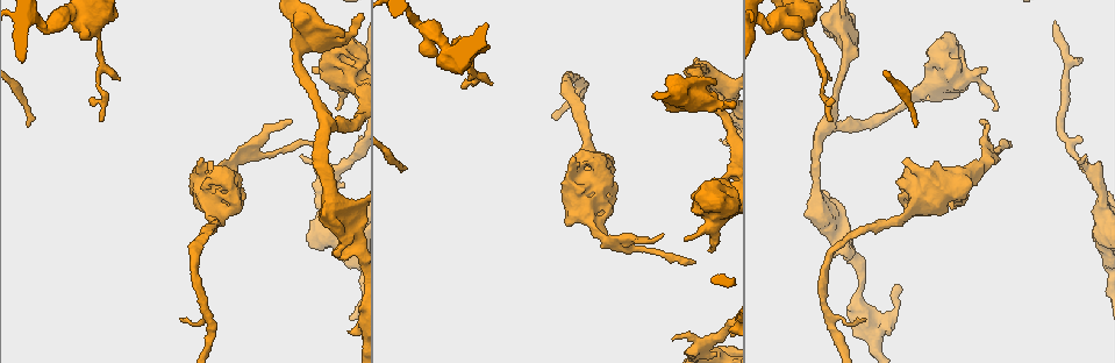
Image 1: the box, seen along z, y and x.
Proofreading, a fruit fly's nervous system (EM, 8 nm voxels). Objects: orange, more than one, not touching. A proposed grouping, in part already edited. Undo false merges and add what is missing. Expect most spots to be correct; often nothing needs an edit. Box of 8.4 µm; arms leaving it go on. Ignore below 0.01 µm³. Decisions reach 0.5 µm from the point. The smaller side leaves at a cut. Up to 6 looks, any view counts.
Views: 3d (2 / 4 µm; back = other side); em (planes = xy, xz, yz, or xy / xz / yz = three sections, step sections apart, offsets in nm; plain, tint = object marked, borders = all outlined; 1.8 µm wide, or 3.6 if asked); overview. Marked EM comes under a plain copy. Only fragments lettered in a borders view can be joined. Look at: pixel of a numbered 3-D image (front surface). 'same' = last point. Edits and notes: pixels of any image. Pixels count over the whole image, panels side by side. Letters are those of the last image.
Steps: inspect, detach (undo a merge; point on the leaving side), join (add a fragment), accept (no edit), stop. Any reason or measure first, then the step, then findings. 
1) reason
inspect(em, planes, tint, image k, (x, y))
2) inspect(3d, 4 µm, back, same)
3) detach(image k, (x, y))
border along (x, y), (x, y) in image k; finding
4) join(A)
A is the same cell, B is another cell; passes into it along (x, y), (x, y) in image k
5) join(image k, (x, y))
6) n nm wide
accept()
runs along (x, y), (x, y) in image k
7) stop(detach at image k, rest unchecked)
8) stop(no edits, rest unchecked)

calibre changes
inspect(3d, 4 µm, image 1, (946, 65))

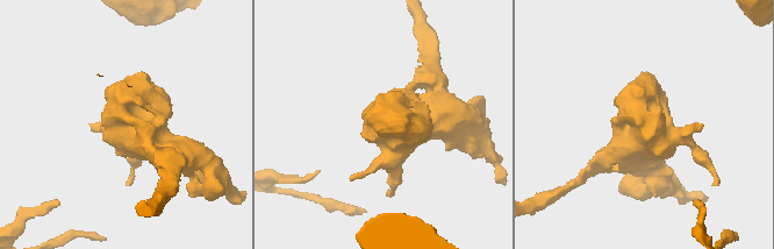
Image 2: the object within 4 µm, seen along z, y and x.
shape alone is not enough
inspect(em, 3.6 µm, planes, borders, image 2, (122, 117))

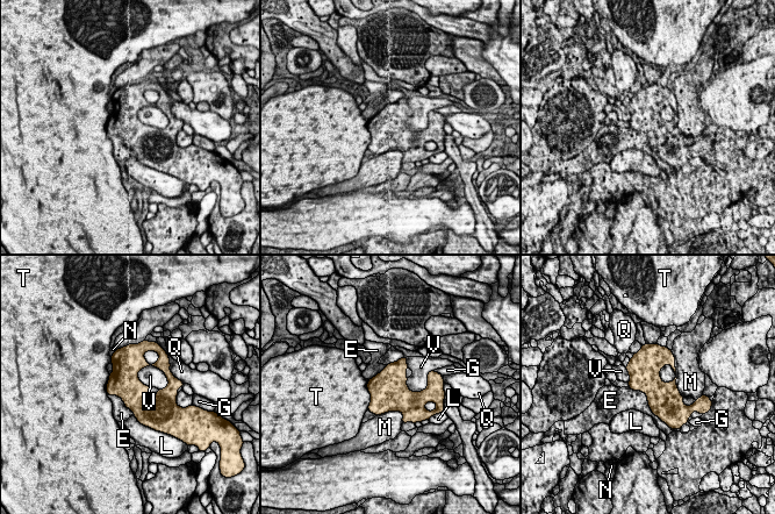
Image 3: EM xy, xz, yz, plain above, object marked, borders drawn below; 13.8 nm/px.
accept()
E, G, L, M, N, Q, T and V are other cells; border along (137, 371), (156, 366), (167, 386) in image 3; continuous, no second neuron

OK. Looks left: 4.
free end
inspect(em, planes, tint, image 1, (972, 182))

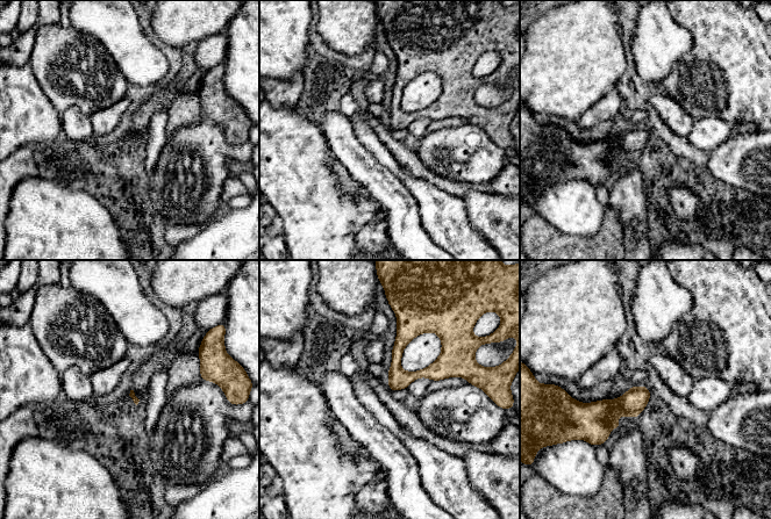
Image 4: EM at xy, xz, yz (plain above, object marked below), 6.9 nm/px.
inspect(em, planes, borders, same)

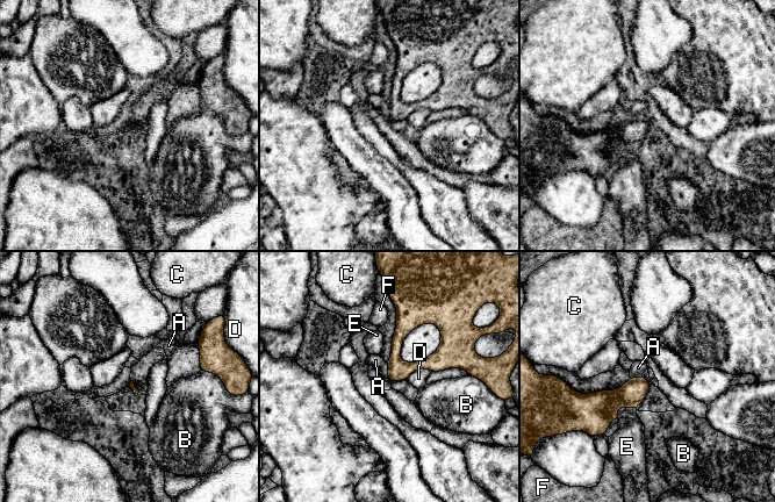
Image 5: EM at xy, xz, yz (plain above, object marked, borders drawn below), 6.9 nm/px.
accept()
A, B, C, D, E and F are other cells; runs along (400, 313), (396, 359), (403, 366), (457, 364) in image 5; no lettered fragment goes on from it

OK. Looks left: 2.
inspect(3d, 4 µm, image 1, (91, 22))

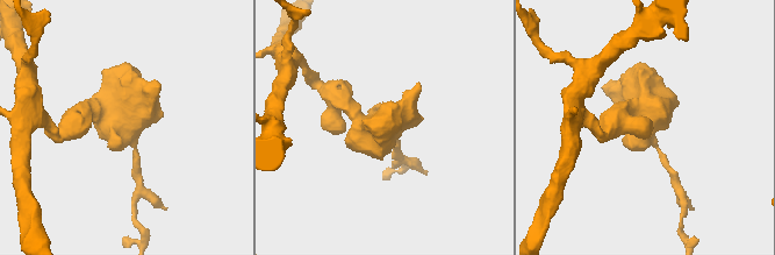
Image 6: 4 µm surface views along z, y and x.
now the EM
inspect(em, planes, borders, image 6, (126, 126))

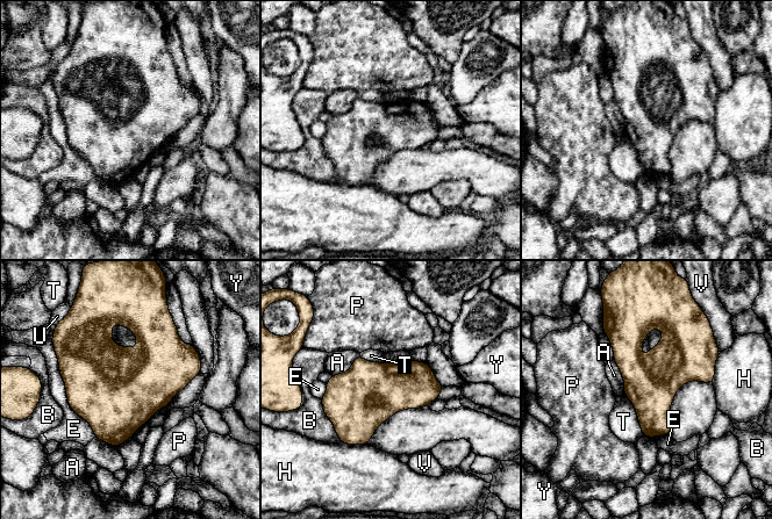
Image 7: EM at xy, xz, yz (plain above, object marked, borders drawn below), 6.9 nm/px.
accept()
A, B, E, H, P, T, U, V and Y are other cells; border along (626, 395), (635, 408), (643, 435) in image 7; one neuron here

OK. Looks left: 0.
stop(no edits, rest unchecked)

